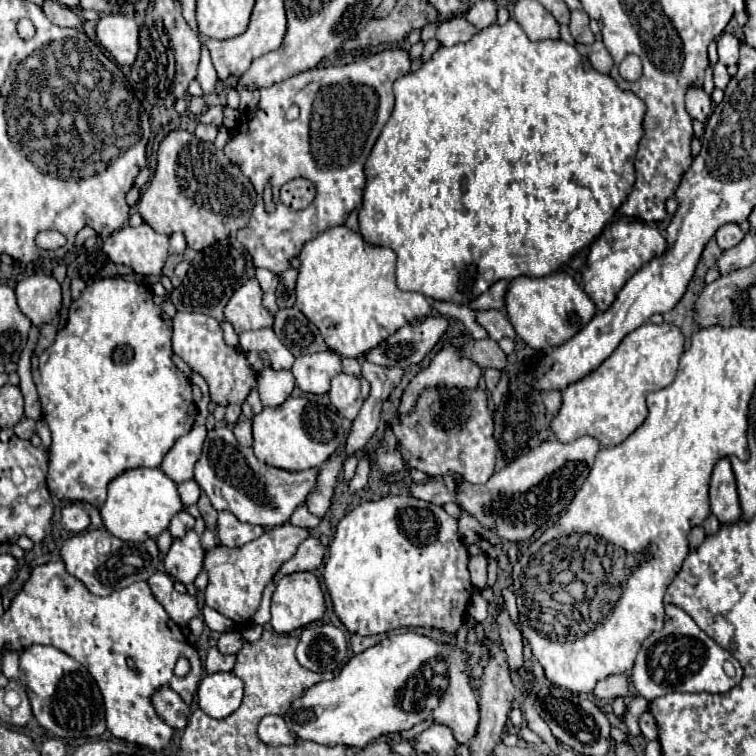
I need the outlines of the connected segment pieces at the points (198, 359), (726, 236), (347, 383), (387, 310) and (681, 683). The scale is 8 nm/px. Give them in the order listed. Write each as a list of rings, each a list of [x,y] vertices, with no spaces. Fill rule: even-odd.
[[[177,312],[173,318],[173,352],[183,358],[193,372],[205,378],[209,384],[209,396],[215,404],[243,404],[249,392],[257,388],[257,372],[241,350],[225,344],[223,330],[213,316]]]
[[[725,224],[717,230],[715,240],[721,250],[731,250],[733,246],[737,246],[743,240],[743,230],[737,224]]]
[[[337,374],[331,380],[331,390],[329,390],[329,398],[331,404],[337,408],[337,412],[347,418],[353,420],[363,404],[363,396],[361,396],[361,388],[359,388],[359,378],[349,376],[349,374]]]
[[[335,226],[311,242],[303,246],[301,254],[301,270],[297,278],[297,308],[307,316],[309,322],[313,322],[329,350],[333,350],[339,358],[353,358],[361,360],[377,348],[383,340],[387,340],[391,334],[395,334],[401,326],[423,318],[431,312],[429,300],[415,292],[403,292],[395,284],[395,252],[391,248],[377,248],[367,244],[361,234],[351,232],[347,226]]]
[[[665,604],[665,626],[661,636],[689,636],[689,638],[647,638],[637,654],[635,666],[631,670],[631,682],[639,696],[649,702],[669,694],[669,692],[709,692],[709,694],[725,694],[735,688],[743,678],[741,664],[733,658],[731,652],[721,648],[715,640],[711,640],[705,632],[699,630],[695,620],[691,620],[681,608],[673,604]],[[731,662],[735,666],[735,676],[729,678],[723,672],[723,664]]]

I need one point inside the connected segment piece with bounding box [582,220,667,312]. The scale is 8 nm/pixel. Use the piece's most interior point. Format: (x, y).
(626, 246)

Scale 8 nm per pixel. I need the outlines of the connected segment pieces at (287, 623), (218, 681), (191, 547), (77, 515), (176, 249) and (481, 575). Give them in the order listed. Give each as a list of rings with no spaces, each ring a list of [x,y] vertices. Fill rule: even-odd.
[[[295,572],[277,582],[271,600],[271,628],[289,634],[319,620],[325,612],[323,592],[313,572]]]
[[[233,672],[207,674],[197,690],[199,708],[211,718],[227,718],[243,700],[243,680]]]
[[[189,530],[183,538],[173,540],[163,564],[169,576],[177,578],[183,584],[193,584],[197,574],[203,568],[203,548],[195,530]]]
[[[77,504],[73,506],[65,506],[63,508],[63,520],[61,520],[63,528],[67,532],[73,532],[73,534],[79,534],[79,532],[85,532],[89,528],[89,516],[85,514],[85,510]]]
[[[171,234],[169,238],[169,254],[183,254],[187,248],[187,242],[183,238],[183,234]]]
[[[483,554],[469,558],[469,574],[471,574],[471,584],[483,590],[487,582],[487,558],[483,558]]]

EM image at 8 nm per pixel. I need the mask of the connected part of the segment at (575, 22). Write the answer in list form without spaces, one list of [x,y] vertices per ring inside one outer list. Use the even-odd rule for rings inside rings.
[[[573,10],[573,12],[571,12],[571,24],[569,24],[569,28],[571,28],[571,36],[573,36],[579,44],[585,44],[585,46],[593,44],[595,36],[593,36],[593,32],[589,30],[589,16],[587,16],[583,10]]]

